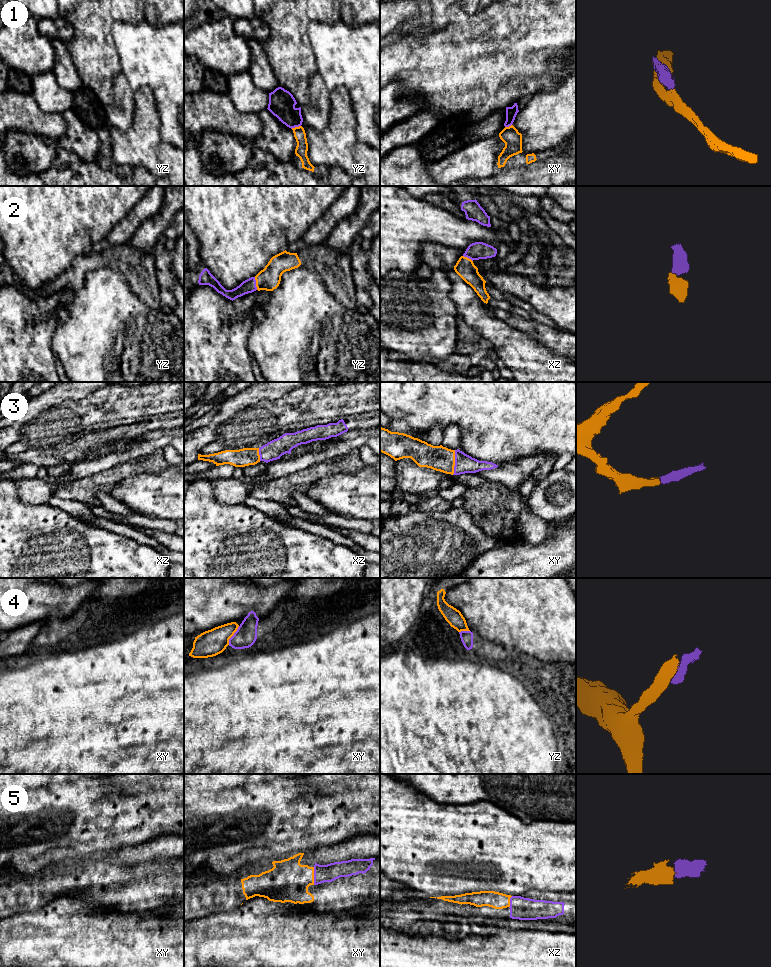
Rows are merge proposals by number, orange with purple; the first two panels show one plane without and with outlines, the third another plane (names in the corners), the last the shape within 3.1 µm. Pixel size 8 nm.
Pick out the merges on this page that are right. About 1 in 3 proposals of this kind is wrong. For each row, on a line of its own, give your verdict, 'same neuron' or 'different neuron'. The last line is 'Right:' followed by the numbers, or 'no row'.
1: different neuron
2: same neuron
3: same neuron
4: different neuron
5: same neuron
Right: 2, 3, 5

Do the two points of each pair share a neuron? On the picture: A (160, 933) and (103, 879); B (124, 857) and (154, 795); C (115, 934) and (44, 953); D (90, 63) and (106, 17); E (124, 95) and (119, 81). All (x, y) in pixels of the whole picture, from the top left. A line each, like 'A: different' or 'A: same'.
A: different
B: different
C: same
D: same
E: same

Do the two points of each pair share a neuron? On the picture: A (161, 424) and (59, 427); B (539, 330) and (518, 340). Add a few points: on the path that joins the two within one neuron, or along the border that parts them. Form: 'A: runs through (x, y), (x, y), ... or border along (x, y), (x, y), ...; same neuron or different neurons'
A: border along (170, 412), (149, 415), (146, 418); different neurons
B: border along (508, 324), (529, 334), (546, 347); different neurons

